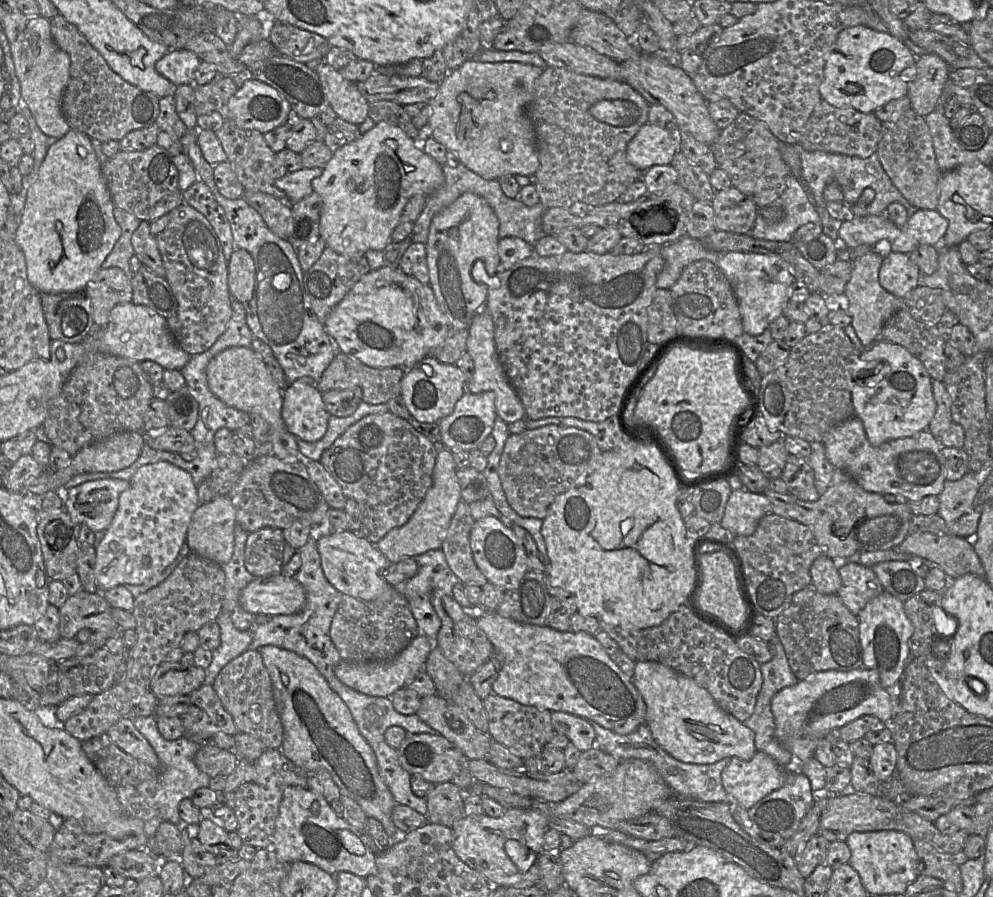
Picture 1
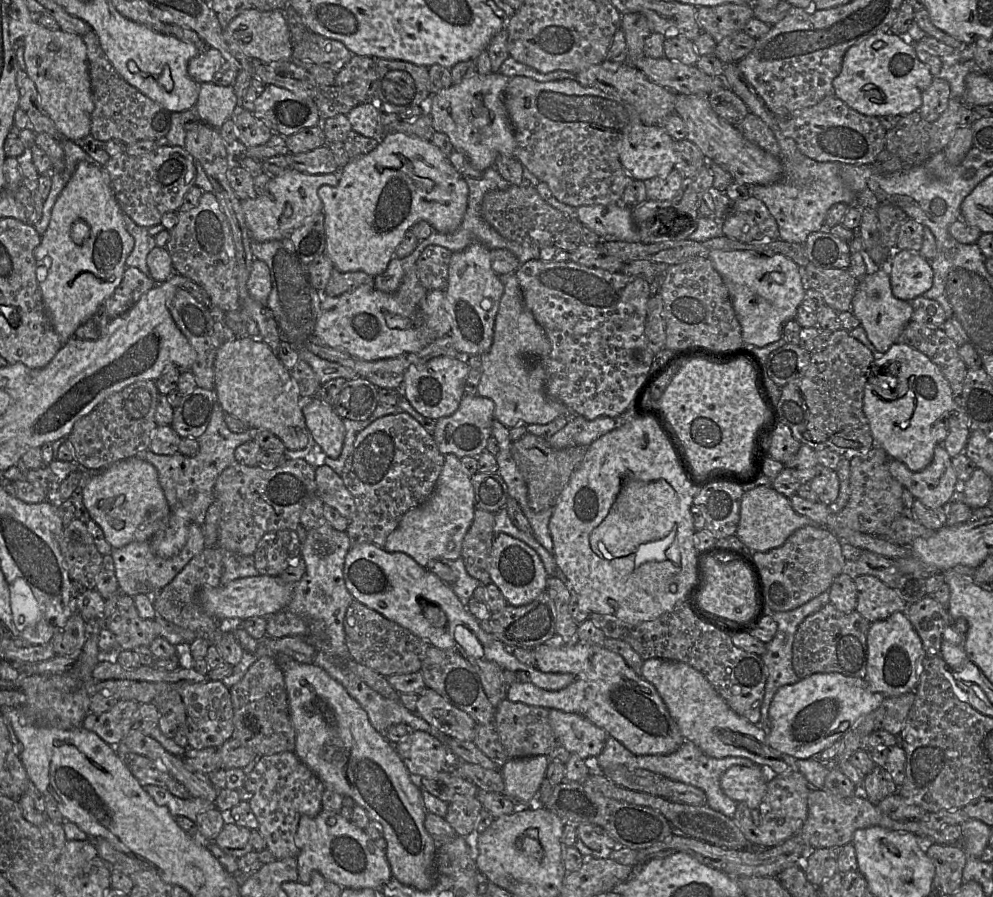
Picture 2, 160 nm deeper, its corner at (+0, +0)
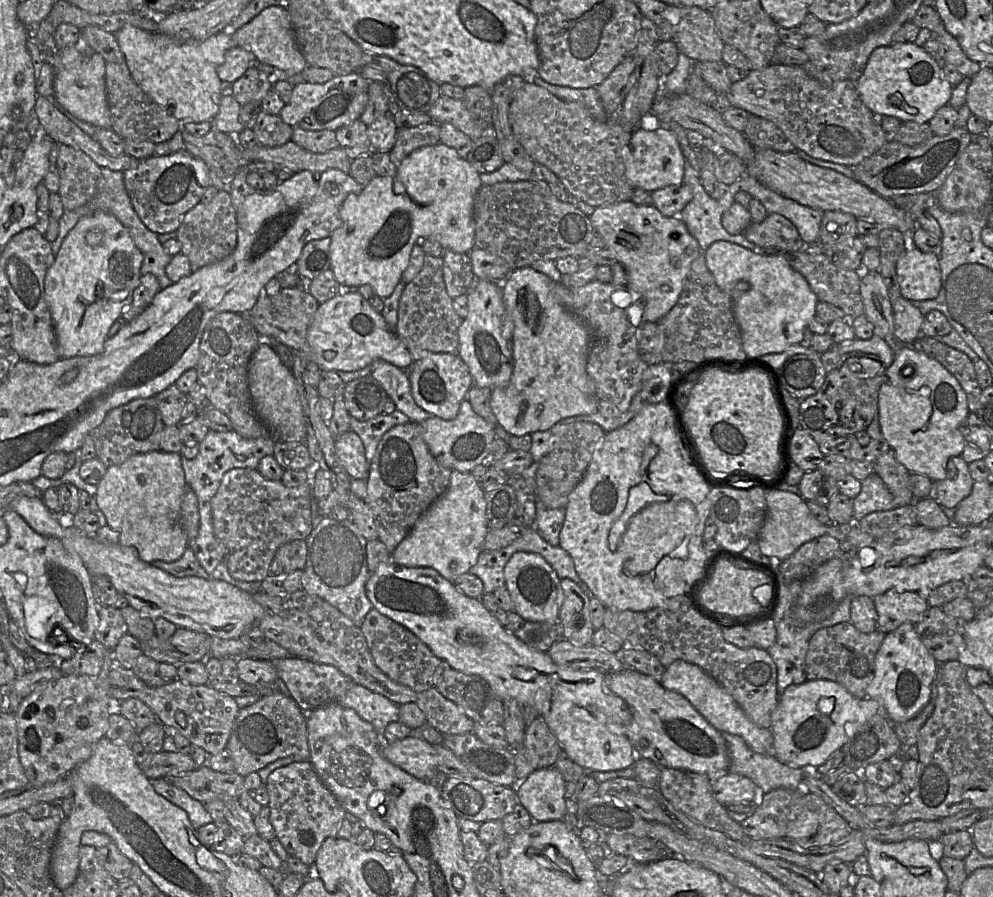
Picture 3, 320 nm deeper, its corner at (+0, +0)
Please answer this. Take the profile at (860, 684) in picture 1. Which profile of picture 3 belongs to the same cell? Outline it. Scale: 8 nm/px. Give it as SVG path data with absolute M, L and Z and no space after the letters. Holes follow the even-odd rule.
M807 679L802 684L789 685L780 696L771 717L774 756L792 768L818 767L881 711L878 700L868 696L858 698L832 680Z

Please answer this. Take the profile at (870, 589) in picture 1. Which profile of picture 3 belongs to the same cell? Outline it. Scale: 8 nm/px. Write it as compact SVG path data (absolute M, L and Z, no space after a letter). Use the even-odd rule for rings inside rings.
M889 589L874 596L878 628L888 633L906 622L916 624L930 607L924 594L926 593Z

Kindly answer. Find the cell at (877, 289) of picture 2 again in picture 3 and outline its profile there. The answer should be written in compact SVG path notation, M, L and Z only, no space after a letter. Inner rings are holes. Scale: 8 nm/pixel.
M903 297L893 299L892 309L895 337L904 345L912 345L921 336L924 315Z

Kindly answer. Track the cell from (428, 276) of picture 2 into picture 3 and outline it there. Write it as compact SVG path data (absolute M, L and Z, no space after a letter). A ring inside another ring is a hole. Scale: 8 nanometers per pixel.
M445 250L442 258L443 278L449 296L454 299L467 294L477 279L469 254Z

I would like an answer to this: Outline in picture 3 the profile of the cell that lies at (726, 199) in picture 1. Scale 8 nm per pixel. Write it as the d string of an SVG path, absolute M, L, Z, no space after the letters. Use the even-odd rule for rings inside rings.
M777 213L768 214L760 223L752 222L743 235L764 250L790 252L806 248L795 225Z

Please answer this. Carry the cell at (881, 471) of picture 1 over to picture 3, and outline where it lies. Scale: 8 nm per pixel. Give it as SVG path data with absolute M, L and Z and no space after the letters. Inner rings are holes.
M954 456L948 462L950 460L957 467L956 477L933 481L929 498L933 498L941 507L956 508L964 498L970 495L975 481L969 473L967 462L961 456Z

